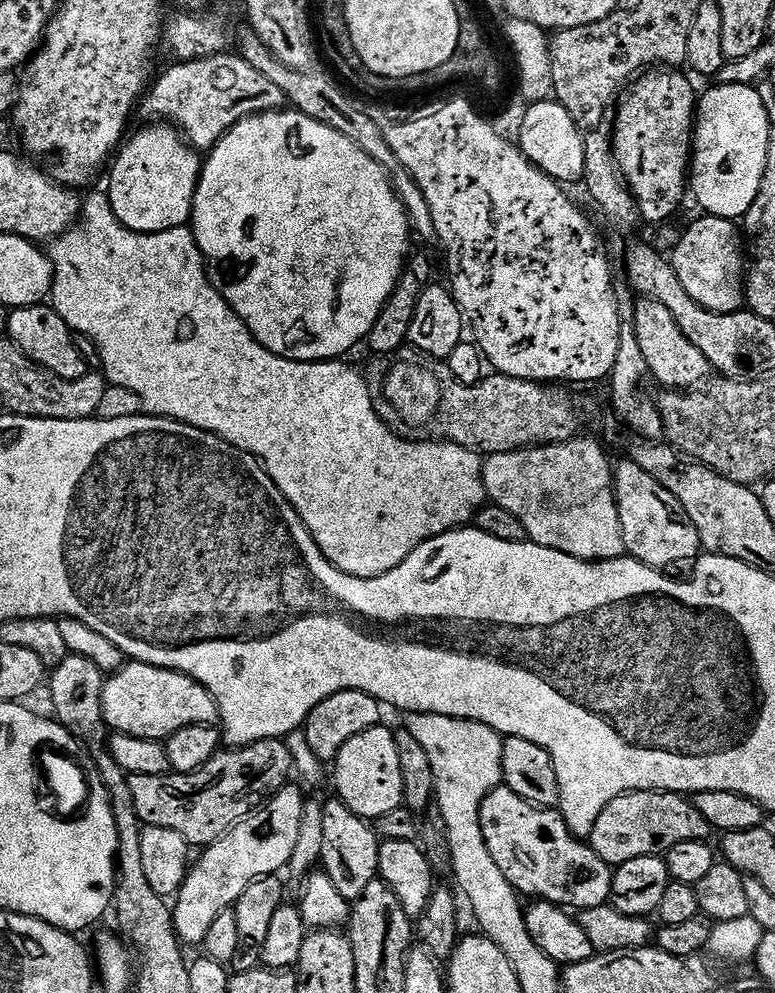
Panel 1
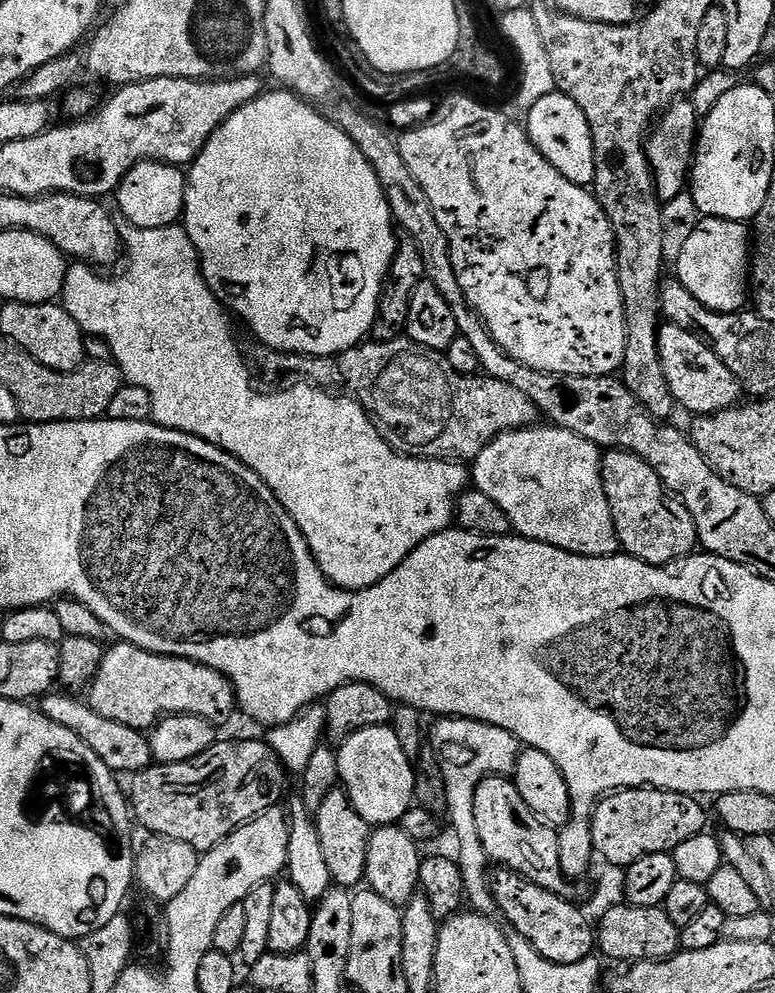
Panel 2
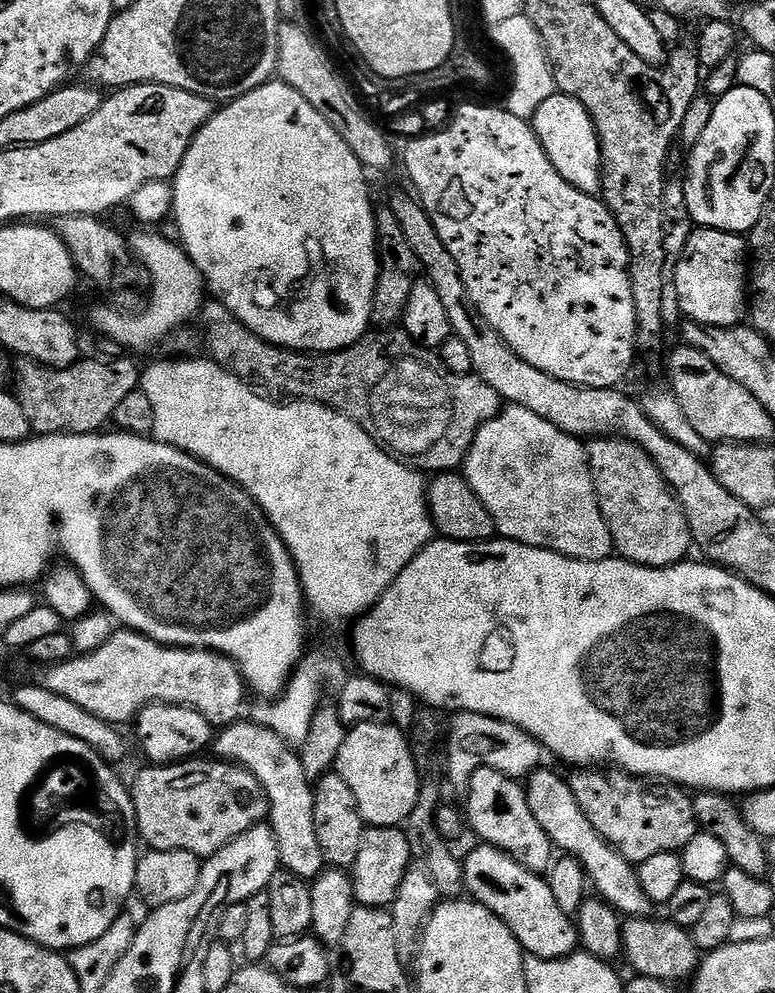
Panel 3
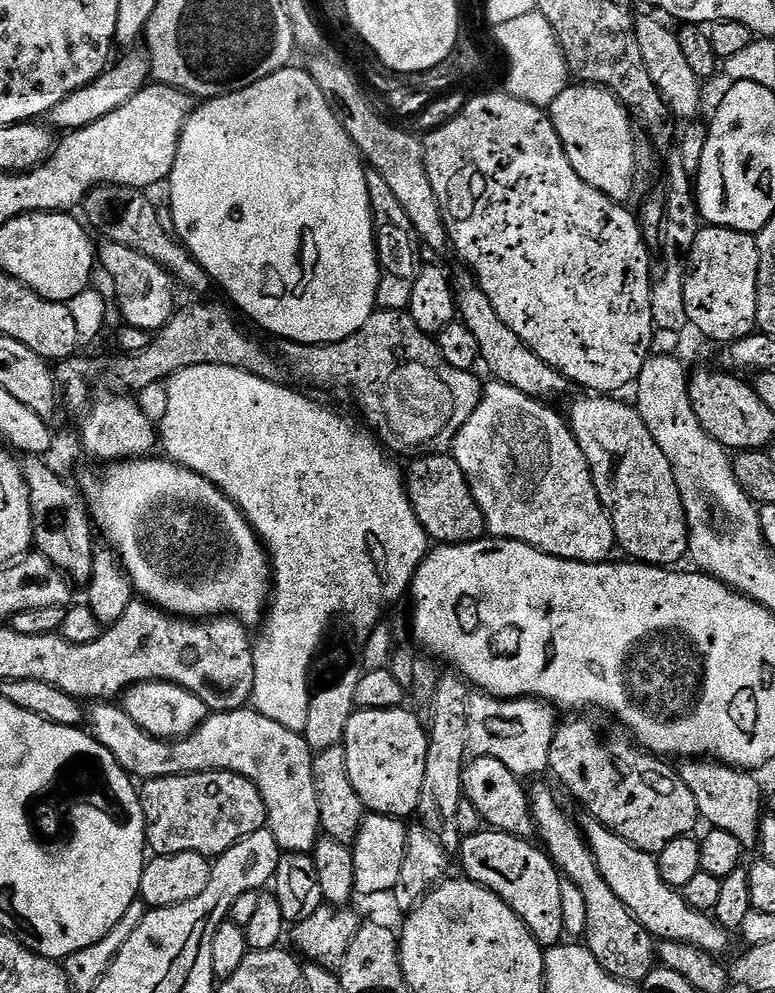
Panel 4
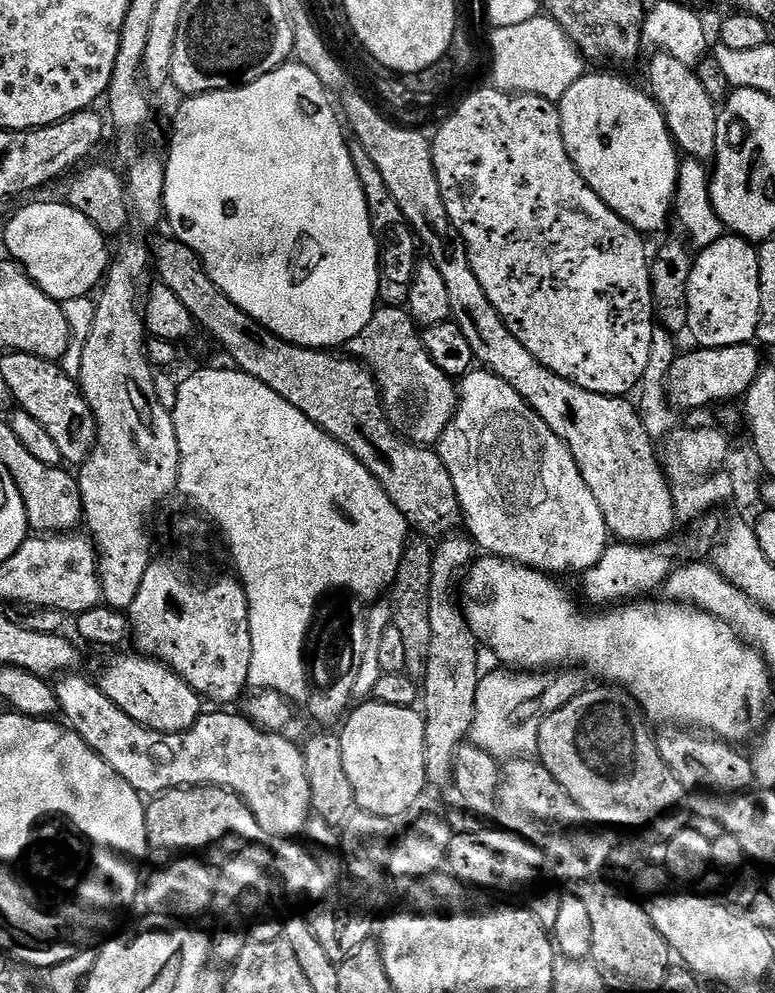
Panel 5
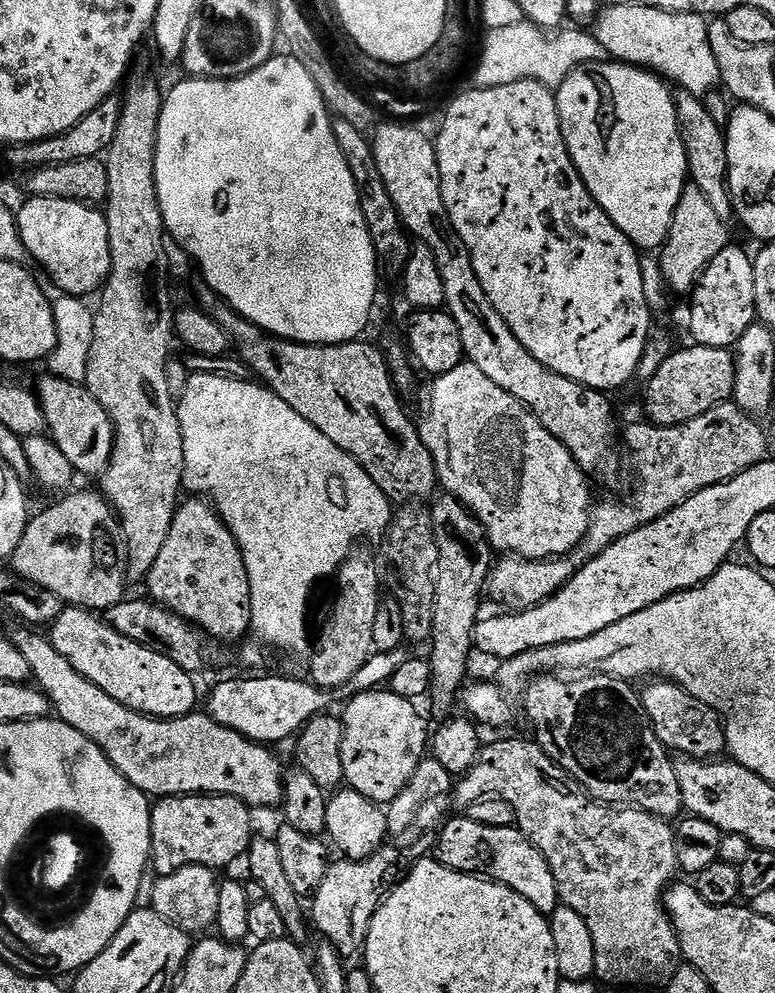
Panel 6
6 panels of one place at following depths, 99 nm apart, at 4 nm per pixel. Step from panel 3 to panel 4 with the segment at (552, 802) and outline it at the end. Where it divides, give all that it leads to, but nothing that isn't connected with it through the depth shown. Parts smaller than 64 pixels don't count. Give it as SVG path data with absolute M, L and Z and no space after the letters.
M584 814L581 817L578 823L588 842L588 849L594 854L602 878L610 886L610 890L618 894L620 901L628 907L630 914L644 931L654 938L678 940L694 944L707 952L724 954L728 948L729 929L717 924L709 913L691 908L683 895L662 878L653 853L638 850L633 844L626 842L626 838L614 834L592 816Z

